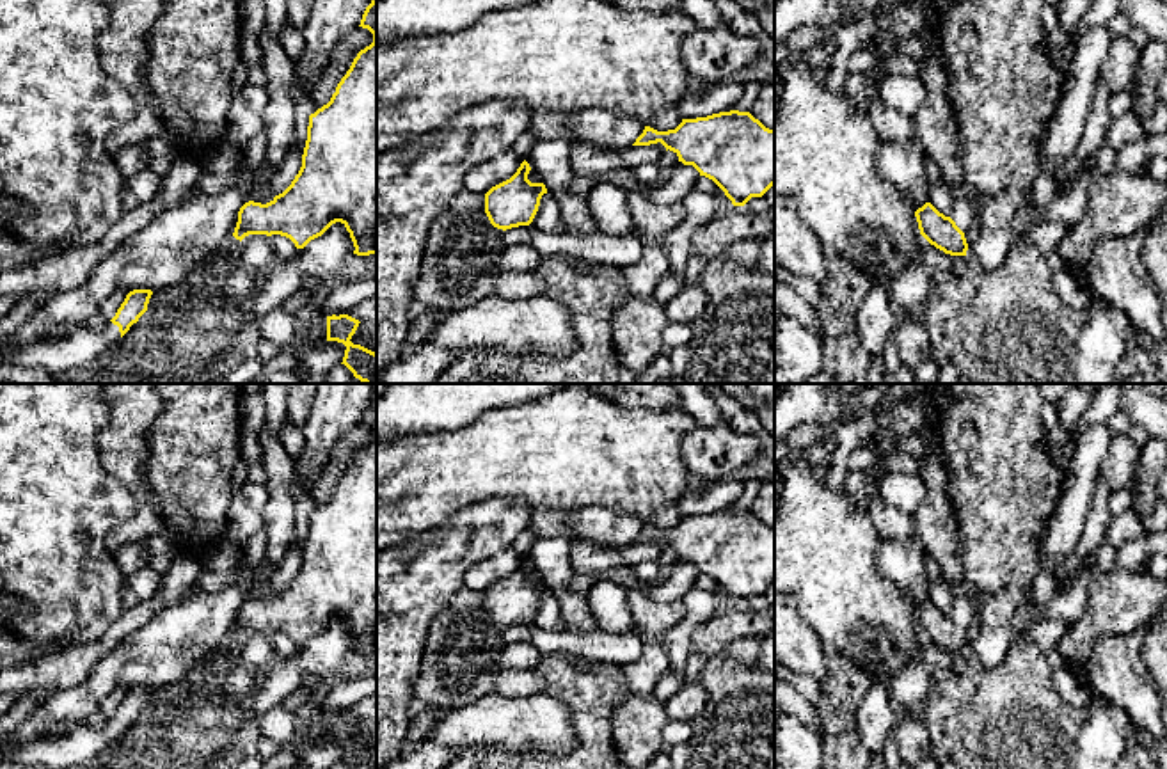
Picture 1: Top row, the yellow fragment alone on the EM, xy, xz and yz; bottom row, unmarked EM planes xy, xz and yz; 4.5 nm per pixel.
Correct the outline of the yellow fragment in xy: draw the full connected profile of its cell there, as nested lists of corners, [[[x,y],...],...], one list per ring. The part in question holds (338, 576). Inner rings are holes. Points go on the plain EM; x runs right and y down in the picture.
[[[377,400],[366,405],[361,423],[373,432],[373,440],[361,448],[350,467],[341,476],[330,499],[309,513],[307,538],[302,565],[291,583],[270,600],[249,599],[238,609],[233,634],[243,638],[249,632],[281,632],[290,636],[297,646],[322,634],[332,622],[341,620],[353,639],[353,652],[377,652]]]

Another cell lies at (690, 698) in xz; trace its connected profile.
[[[686,682],[664,703],[664,710],[673,721],[693,721],[707,702],[709,694],[700,682]]]

